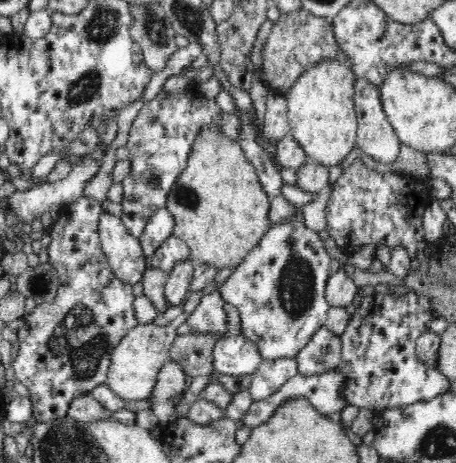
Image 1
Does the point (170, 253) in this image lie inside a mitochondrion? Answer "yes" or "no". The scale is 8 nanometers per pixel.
no

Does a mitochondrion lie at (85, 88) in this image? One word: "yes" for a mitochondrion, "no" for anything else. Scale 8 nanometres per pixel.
yes

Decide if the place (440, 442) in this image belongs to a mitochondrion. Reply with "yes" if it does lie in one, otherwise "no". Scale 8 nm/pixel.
yes

